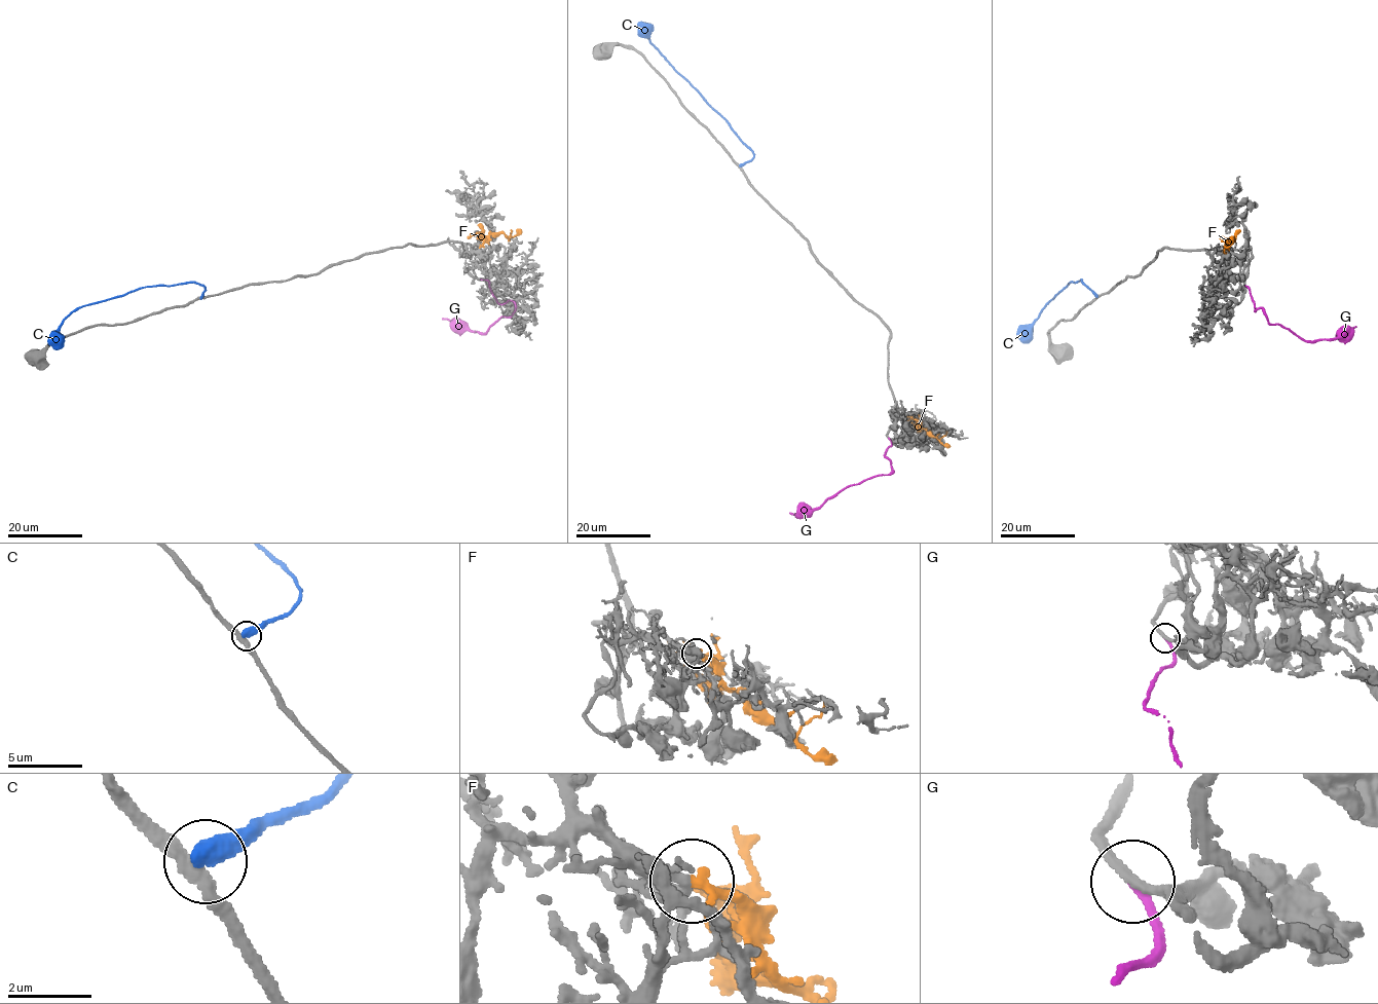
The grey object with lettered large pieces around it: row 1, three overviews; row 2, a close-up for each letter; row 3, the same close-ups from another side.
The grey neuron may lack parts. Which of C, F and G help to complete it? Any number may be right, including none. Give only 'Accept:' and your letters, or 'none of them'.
Accept: F

